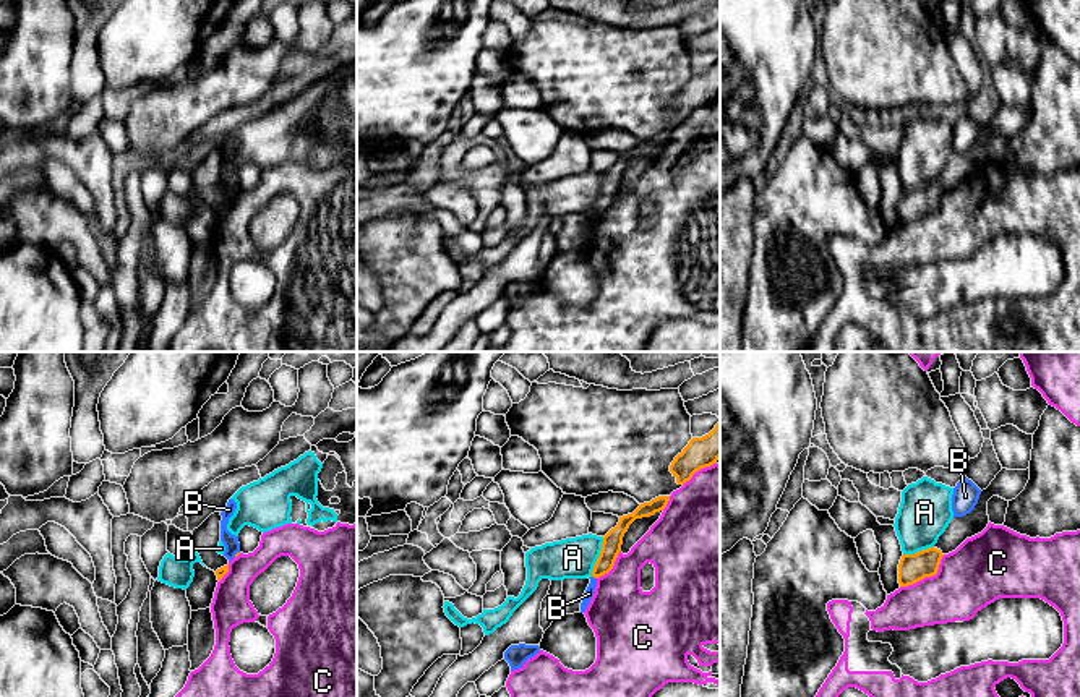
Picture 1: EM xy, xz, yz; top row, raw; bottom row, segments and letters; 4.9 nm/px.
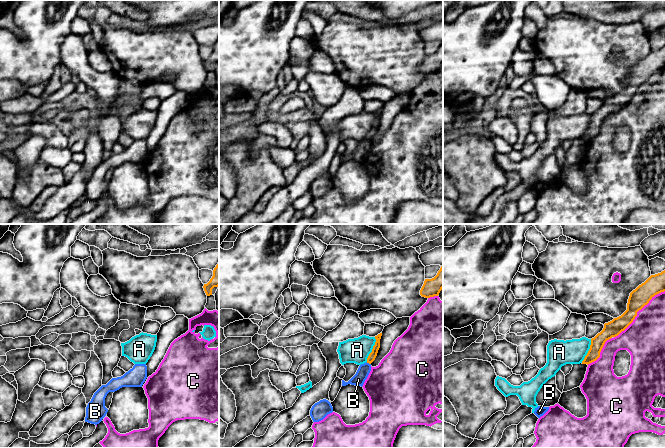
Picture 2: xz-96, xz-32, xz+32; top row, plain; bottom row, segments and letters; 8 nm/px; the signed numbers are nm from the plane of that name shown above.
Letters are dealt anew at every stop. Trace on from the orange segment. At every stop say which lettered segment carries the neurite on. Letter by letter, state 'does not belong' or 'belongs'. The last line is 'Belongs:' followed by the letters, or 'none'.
A: does not belong
B: does not belong
C: does not belong
Belongs: none

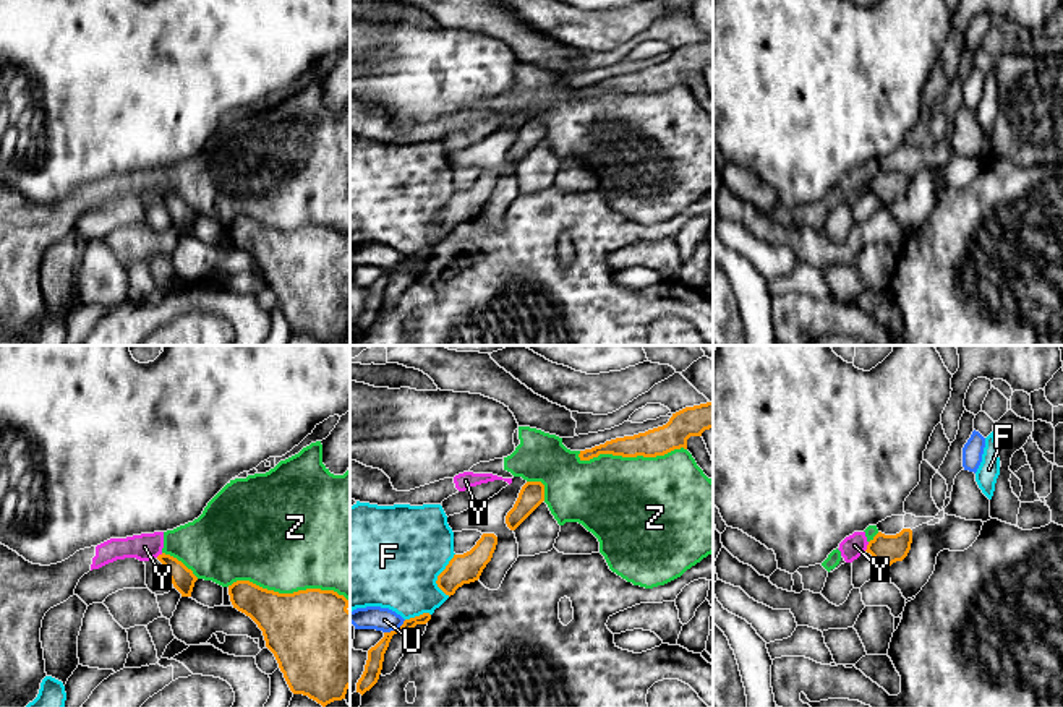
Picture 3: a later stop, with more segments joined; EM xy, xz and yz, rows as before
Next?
F: does not belong
U: does not belong
Y: does not belong
Z: does not belong
Belongs: none

